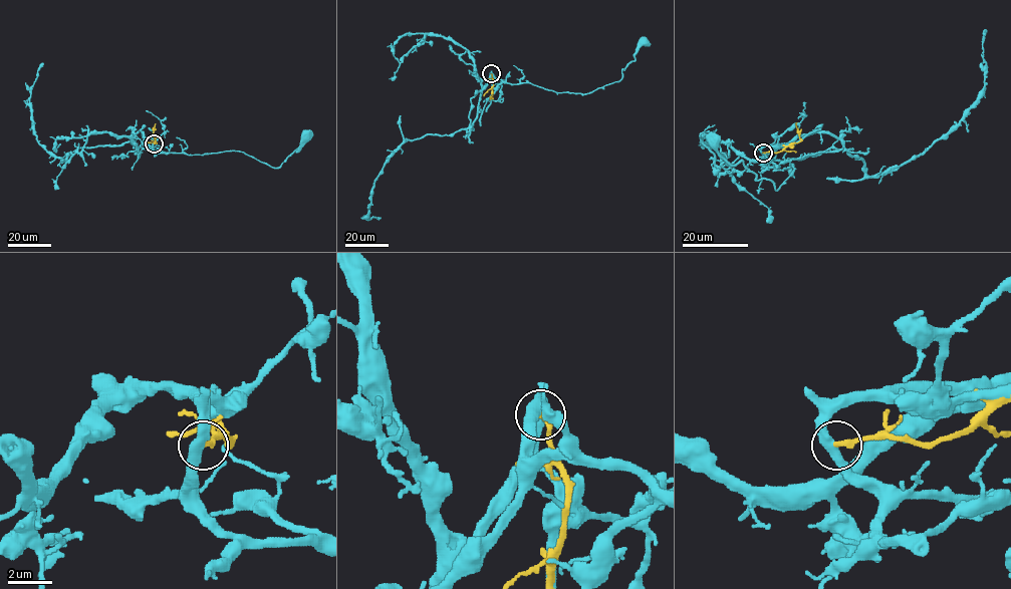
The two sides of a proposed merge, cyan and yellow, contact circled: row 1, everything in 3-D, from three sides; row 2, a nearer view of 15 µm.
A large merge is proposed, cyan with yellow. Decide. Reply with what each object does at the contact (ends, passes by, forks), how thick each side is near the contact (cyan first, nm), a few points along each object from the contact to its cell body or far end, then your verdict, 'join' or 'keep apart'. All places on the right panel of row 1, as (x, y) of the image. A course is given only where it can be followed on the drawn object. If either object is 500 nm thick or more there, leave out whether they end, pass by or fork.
cyan passes by; yellow ends there; 460 nm thick on the cyan side, 240 nm on the other; cyan runs (762, 153), (776, 171), (792, 164), (793, 172), (776, 190), (742, 161), (730, 165), (714, 138); yellow runs (762, 153), (779, 153), (800, 140), (797, 122); keep apart

